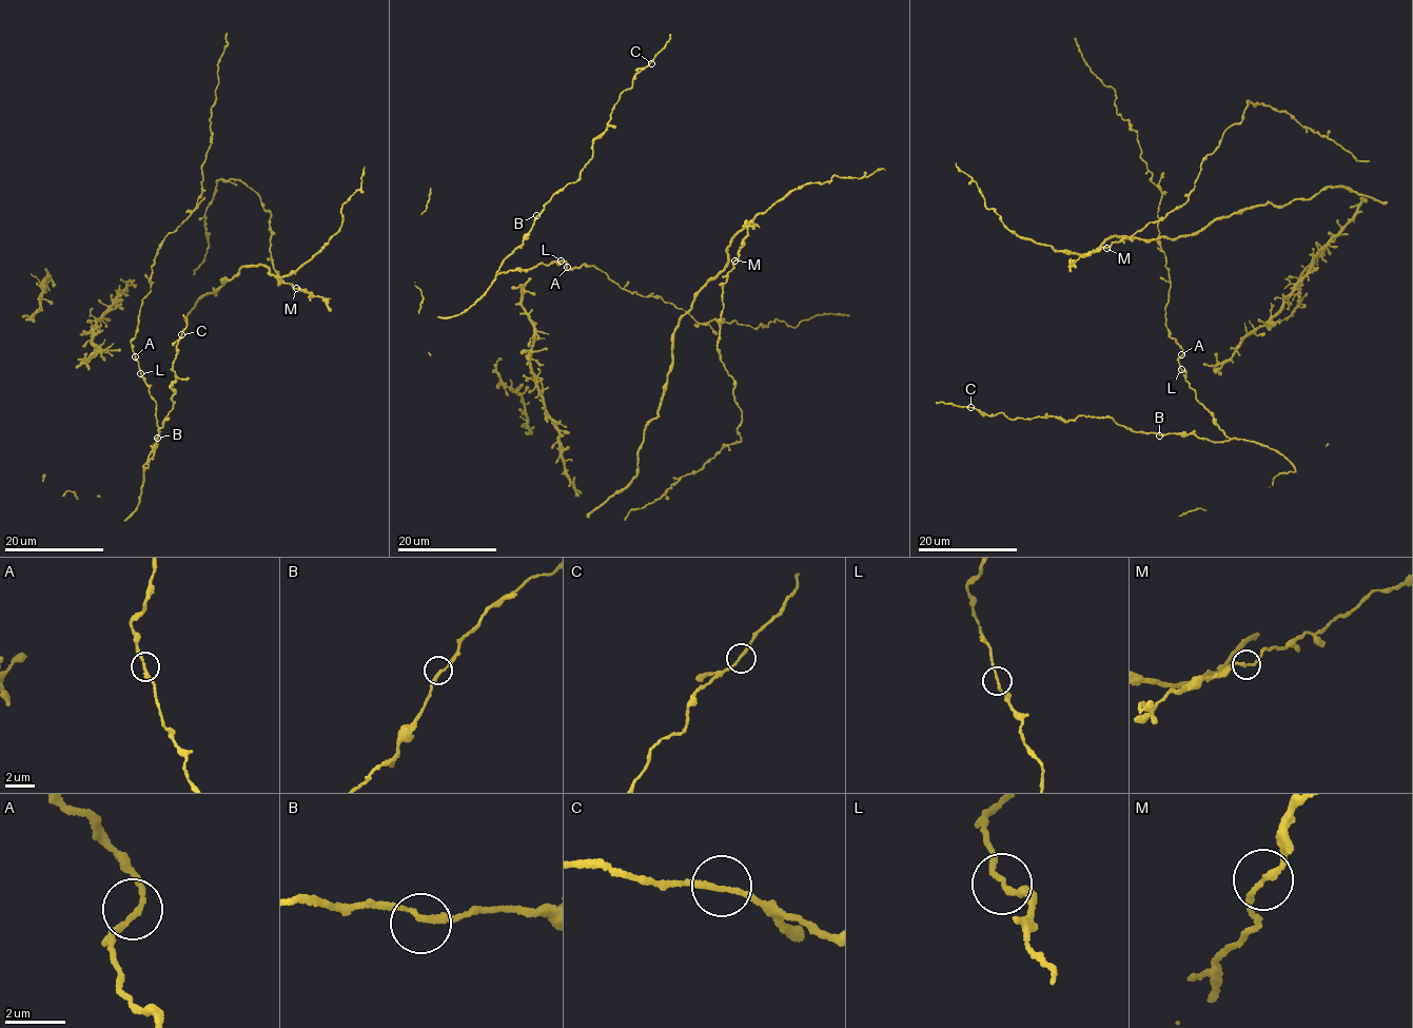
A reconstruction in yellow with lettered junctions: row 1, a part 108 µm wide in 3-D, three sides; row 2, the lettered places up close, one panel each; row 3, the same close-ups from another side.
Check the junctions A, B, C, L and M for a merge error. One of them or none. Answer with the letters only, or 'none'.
none

